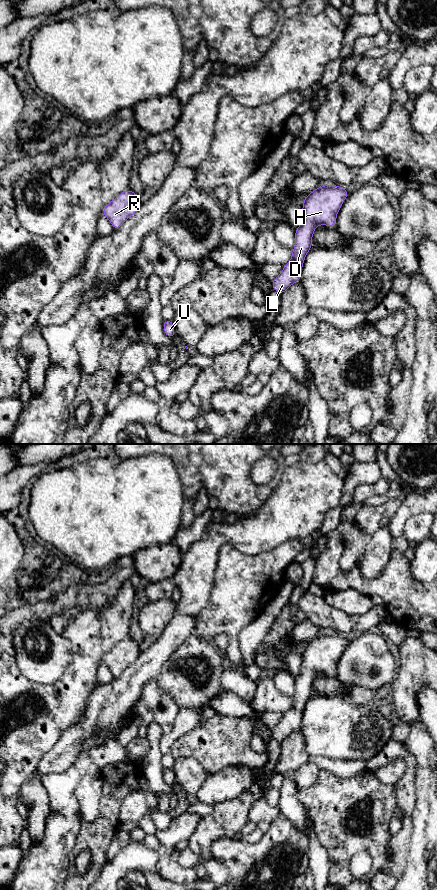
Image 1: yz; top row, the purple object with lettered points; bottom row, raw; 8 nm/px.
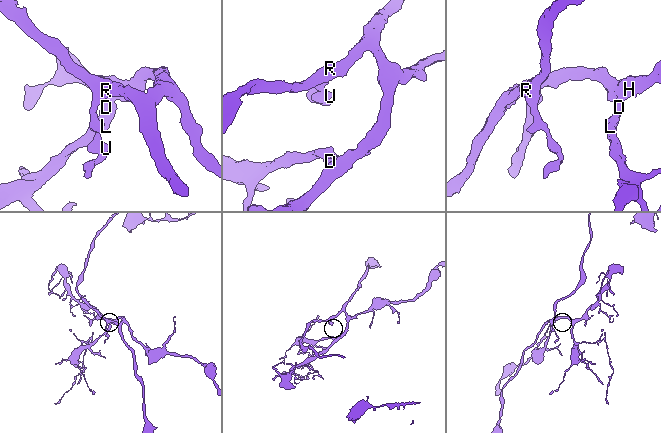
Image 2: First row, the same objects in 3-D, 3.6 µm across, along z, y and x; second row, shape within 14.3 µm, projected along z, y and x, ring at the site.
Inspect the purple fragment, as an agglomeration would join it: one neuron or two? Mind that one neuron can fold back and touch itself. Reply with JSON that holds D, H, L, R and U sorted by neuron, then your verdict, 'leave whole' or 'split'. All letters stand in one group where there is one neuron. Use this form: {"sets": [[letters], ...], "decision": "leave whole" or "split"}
{"sets": [["D", "H", "L", "R", "U"]], "decision": "leave whole"}

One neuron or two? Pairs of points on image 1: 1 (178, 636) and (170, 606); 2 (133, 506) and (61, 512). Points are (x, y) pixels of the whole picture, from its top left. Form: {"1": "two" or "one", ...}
{"1": "two", "2": "one"}

